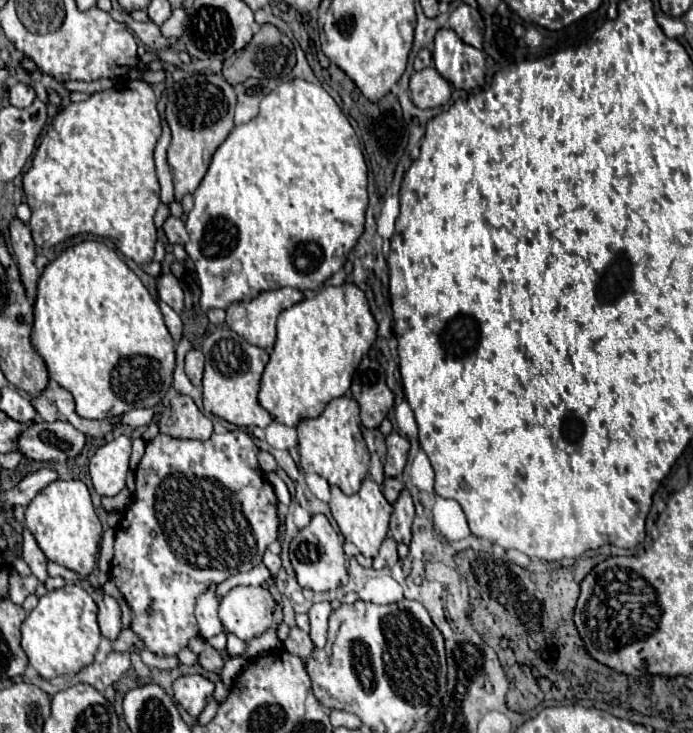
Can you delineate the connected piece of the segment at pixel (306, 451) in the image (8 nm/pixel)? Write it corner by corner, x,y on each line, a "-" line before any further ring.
349,395
333,399
319,417
303,419
297,425
299,439
299,459
301,469
305,473
317,473
329,481
329,485
337,485
343,493
357,493
361,481
367,477
369,451
361,435
359,427
359,405

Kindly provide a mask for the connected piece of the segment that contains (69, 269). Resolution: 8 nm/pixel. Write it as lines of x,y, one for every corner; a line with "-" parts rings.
85,241
85,243
79,243
71,249
67,249
65,253
61,253
55,261
51,261
41,279
39,279
39,297
37,297
37,303
35,303
35,325
33,325
33,347
37,349
37,353
43,357
47,369
51,371
53,379
63,387
67,389
75,403
77,403
77,415
83,417
83,419
107,419
107,417
113,417
113,415
121,415
121,413
127,413
131,409
147,409
147,407
157,407
167,389
171,387
171,381
173,381
173,369
175,369
175,341
173,337
169,335
169,329
165,327
165,321
163,321
163,315
155,303
155,299
149,295
149,291
145,289
145,285
139,281
139,277
125,265
123,259
119,259
117,251
107,247
105,243
101,241

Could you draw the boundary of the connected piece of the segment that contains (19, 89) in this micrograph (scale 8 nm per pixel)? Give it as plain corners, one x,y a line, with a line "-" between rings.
15,83
11,89
9,89
9,101
19,107
19,109
25,109
33,103
35,99
35,91
29,87
29,85
23,85
23,83

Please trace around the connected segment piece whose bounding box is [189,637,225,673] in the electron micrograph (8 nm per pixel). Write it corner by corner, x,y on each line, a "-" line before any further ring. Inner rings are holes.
201,637
191,639
191,641
189,641
189,647
191,647
195,653
199,653
199,663
201,663
203,669
207,669
207,671
211,671
211,673
219,673
219,671
223,669
225,661
223,661
223,657
219,655
219,651
215,651
215,649
213,649
207,641
203,641

